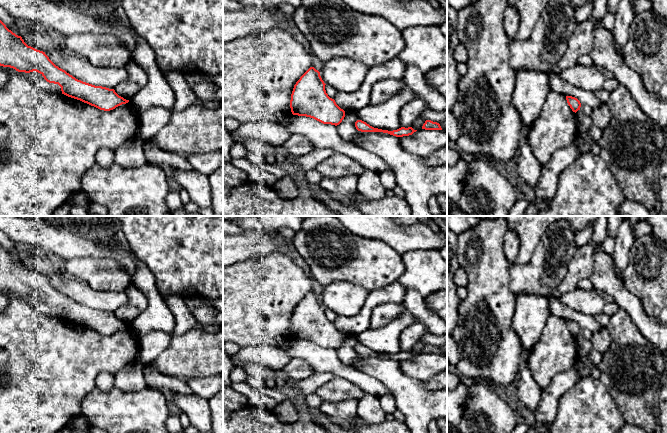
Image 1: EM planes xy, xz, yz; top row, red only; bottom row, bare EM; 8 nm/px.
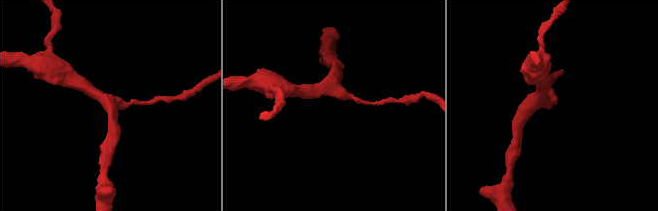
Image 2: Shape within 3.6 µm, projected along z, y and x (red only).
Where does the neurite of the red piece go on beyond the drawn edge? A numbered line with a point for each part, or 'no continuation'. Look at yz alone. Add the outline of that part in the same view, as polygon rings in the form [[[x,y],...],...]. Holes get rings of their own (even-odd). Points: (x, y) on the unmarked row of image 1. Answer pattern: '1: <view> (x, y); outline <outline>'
no continuation

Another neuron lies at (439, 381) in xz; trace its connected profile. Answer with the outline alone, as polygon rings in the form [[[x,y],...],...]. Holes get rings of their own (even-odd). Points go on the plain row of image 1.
[[[447,369],[438,373],[427,381],[423,381],[424,387],[434,391],[438,389],[447,389]]]

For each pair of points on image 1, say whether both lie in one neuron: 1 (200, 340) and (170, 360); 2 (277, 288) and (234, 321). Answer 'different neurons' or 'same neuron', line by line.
1: same neuron
2: same neuron

